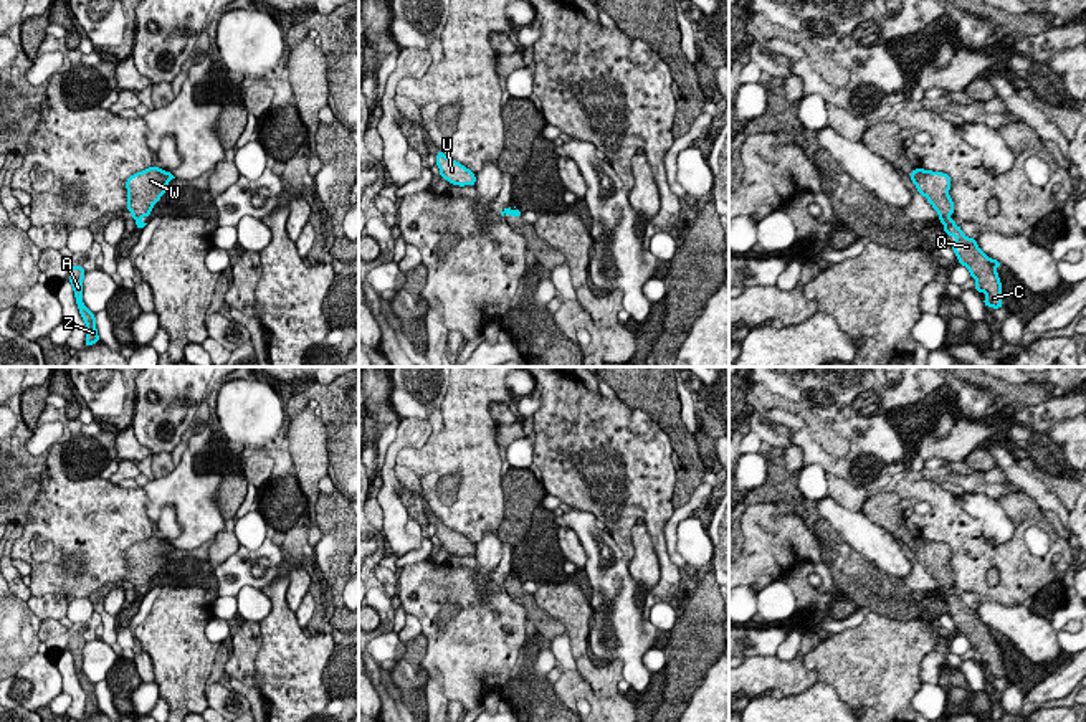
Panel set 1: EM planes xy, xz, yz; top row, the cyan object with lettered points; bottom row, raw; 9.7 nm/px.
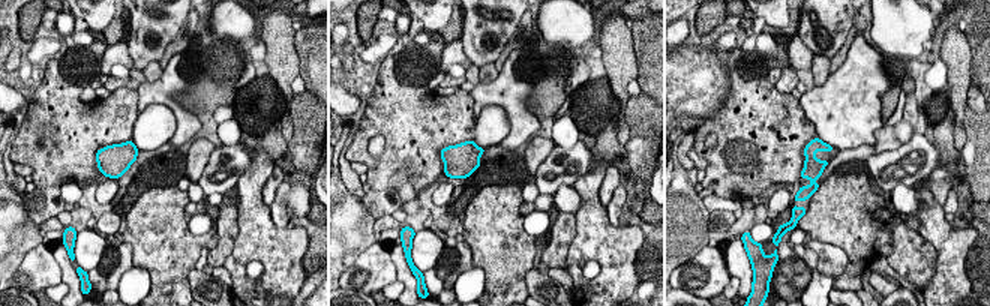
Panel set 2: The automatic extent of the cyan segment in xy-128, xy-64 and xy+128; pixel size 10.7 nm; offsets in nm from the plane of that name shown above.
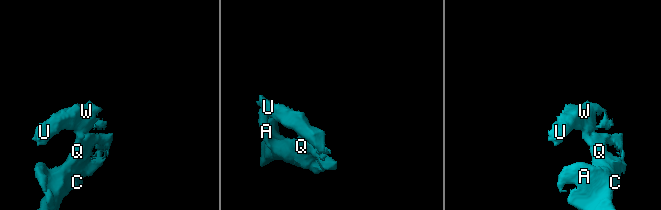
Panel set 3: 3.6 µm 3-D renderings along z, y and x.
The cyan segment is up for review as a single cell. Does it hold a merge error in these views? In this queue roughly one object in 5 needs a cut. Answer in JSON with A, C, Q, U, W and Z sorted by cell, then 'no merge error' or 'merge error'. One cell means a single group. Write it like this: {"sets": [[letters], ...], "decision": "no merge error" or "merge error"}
{"sets": [["A", "C", "Q", "U", "W", "Z"]], "decision": "no merge error"}

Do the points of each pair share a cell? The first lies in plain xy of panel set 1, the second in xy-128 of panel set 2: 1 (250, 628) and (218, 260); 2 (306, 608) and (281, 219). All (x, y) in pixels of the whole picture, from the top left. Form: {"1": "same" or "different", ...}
{"1": "same", "2": "same"}

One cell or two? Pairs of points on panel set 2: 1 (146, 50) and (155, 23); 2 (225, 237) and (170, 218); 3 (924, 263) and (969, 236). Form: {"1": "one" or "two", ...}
{"1": "one", "2": "two", "3": "two"}

